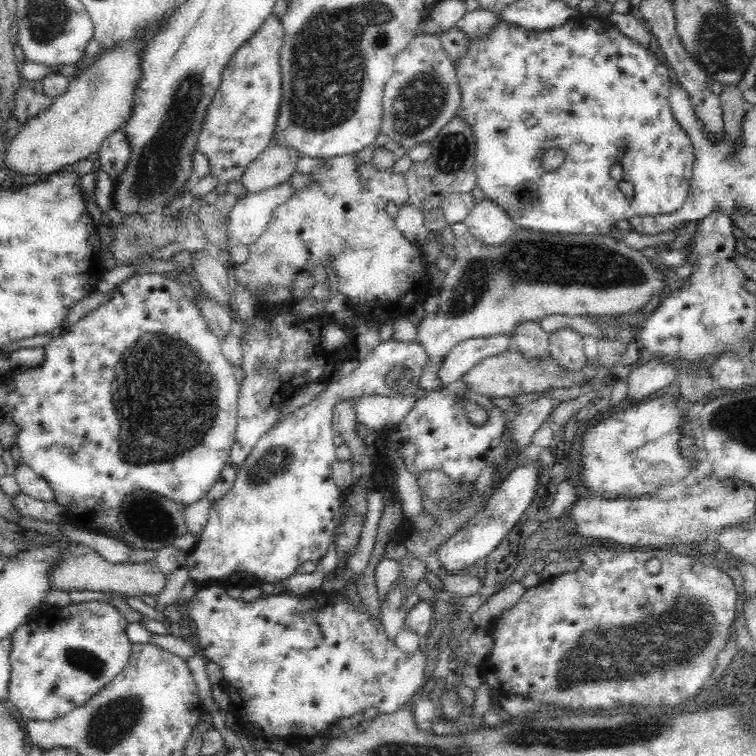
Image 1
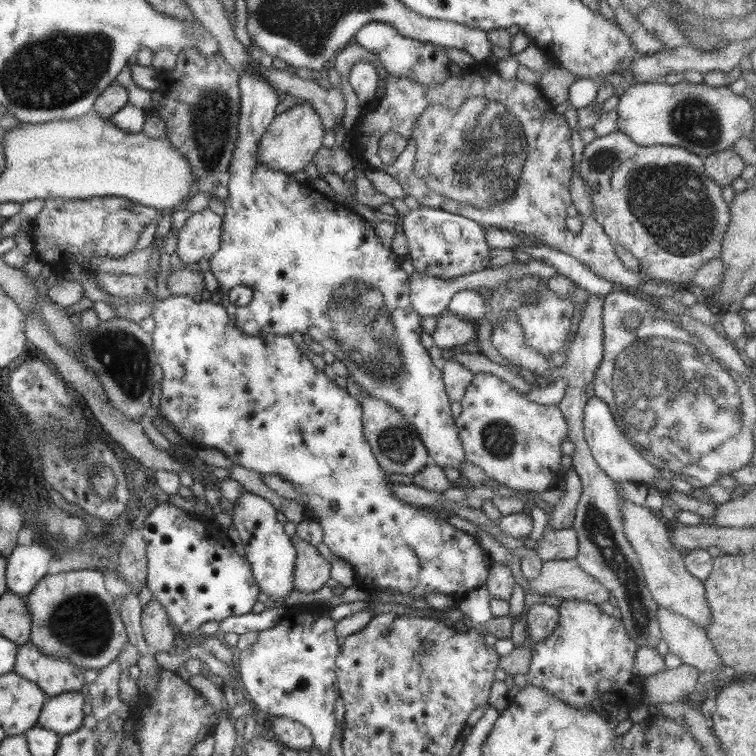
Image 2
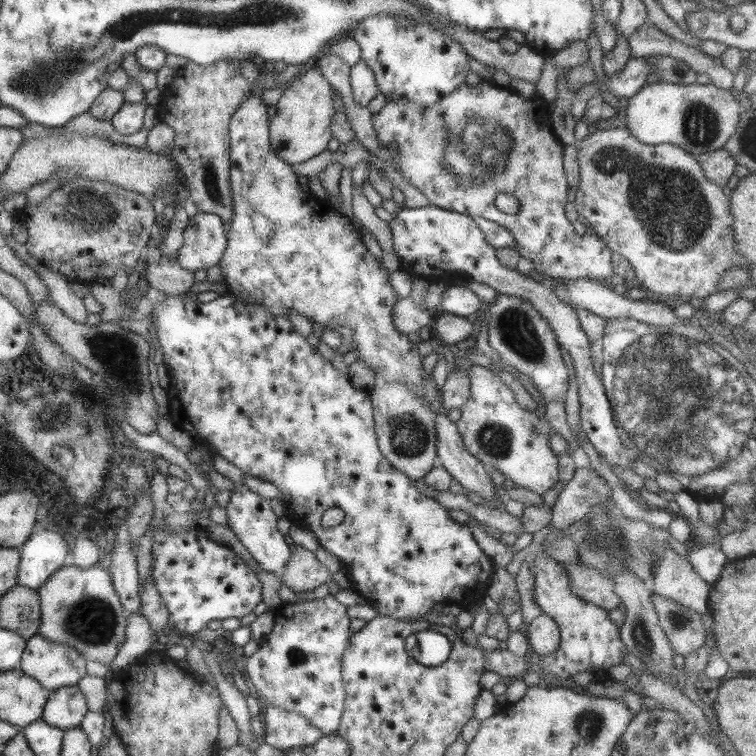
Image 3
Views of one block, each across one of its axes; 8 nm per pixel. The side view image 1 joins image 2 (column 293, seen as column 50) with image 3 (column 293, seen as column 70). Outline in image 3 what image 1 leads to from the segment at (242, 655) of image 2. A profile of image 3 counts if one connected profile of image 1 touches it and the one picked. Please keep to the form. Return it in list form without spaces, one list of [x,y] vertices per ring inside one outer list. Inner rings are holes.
[[[328,594],[324,598],[312,601],[281,604],[272,613],[274,622],[271,632],[262,636],[256,651],[240,662],[240,669],[247,672],[253,688],[265,700],[265,705],[301,714],[302,717],[309,719],[322,735],[335,733],[341,720],[345,700],[341,659],[351,634],[346,607],[335,600],[333,595]]]

